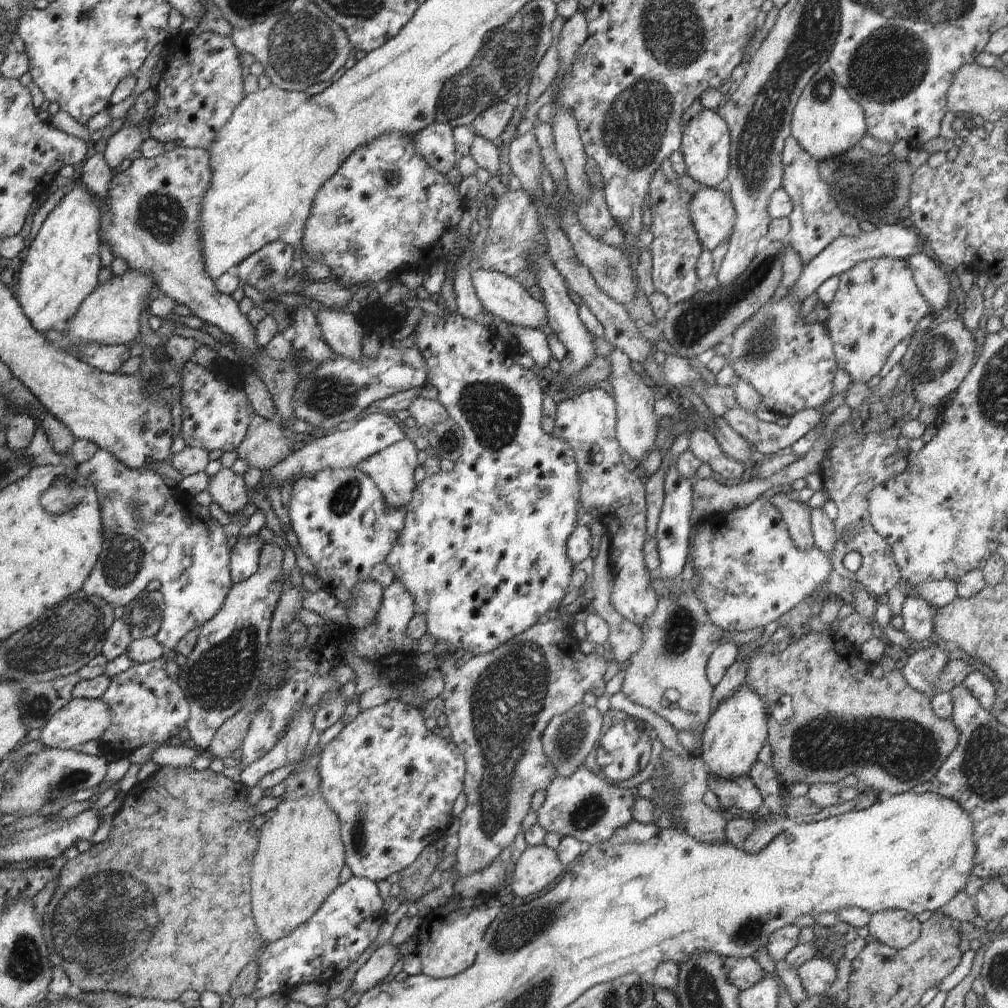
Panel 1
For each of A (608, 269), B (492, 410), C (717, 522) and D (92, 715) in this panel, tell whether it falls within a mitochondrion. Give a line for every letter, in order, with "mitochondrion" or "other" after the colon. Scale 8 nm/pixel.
A: mitochondrion
B: mitochondrion
C: other
D: other

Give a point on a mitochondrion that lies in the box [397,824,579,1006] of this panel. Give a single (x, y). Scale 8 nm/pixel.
(511, 935)

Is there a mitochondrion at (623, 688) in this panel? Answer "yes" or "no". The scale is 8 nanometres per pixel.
no

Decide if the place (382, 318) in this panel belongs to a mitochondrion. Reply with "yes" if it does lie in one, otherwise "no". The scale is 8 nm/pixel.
no

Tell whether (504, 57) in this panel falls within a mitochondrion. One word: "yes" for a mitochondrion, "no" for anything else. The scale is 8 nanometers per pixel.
yes

